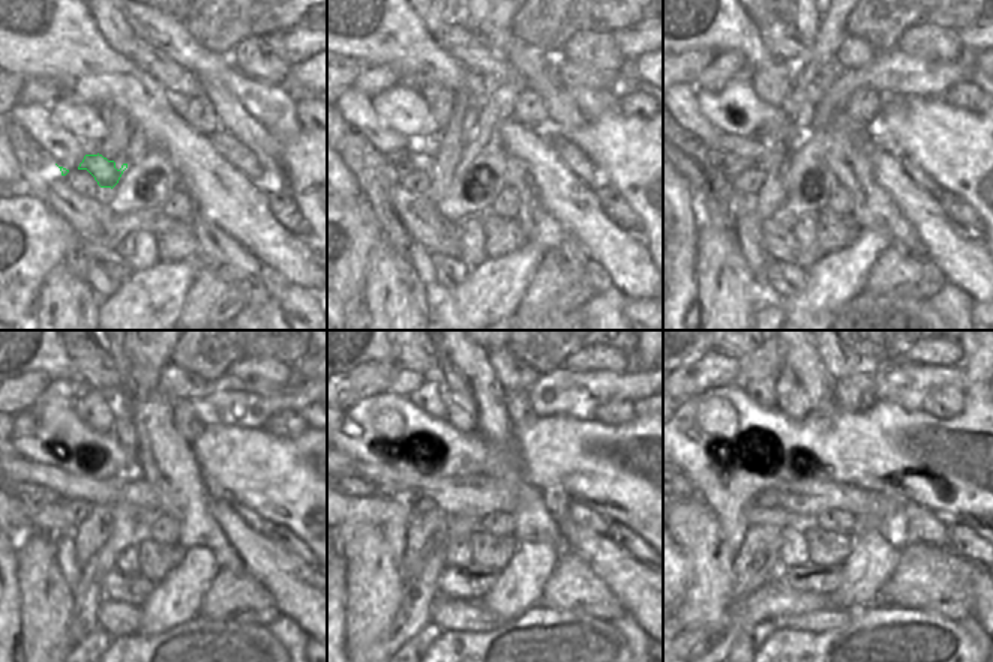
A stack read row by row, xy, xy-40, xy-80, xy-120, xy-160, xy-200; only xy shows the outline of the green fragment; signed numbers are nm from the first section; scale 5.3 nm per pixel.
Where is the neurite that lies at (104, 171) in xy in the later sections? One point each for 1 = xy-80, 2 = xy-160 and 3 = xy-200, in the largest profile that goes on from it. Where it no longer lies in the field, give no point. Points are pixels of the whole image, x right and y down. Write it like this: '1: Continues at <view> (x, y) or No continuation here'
1: Continues at xy-80 (729, 165)
2: Continues at xy-160 (357, 487)
3: Continues at xy-200 (693, 493).

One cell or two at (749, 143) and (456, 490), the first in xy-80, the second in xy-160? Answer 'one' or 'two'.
one

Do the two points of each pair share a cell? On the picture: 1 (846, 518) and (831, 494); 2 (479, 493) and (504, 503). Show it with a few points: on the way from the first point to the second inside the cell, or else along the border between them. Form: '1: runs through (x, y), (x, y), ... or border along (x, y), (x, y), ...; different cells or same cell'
1: border along (816, 517), (831, 509), (851, 511), (857, 517); different cells
2: runs through (485, 496), (498, 499); same cell

